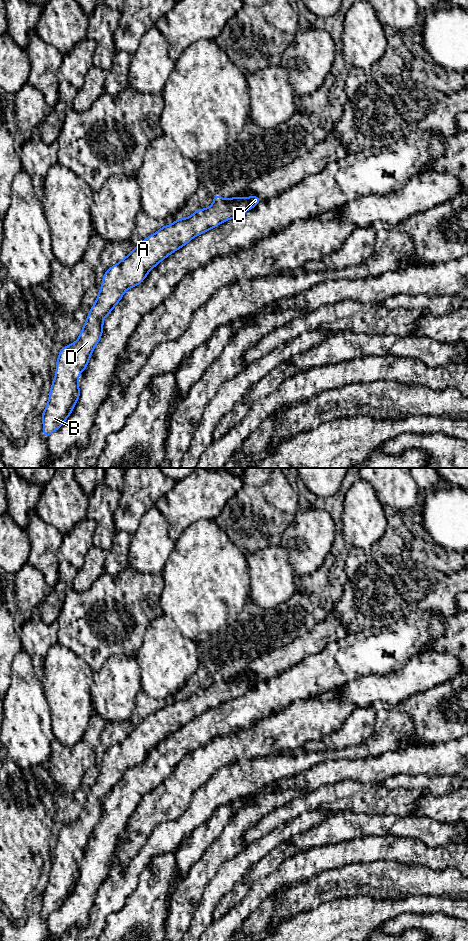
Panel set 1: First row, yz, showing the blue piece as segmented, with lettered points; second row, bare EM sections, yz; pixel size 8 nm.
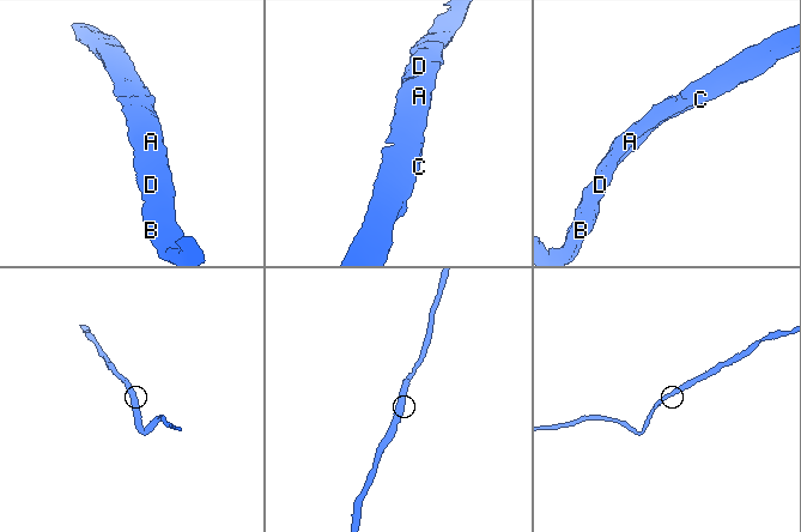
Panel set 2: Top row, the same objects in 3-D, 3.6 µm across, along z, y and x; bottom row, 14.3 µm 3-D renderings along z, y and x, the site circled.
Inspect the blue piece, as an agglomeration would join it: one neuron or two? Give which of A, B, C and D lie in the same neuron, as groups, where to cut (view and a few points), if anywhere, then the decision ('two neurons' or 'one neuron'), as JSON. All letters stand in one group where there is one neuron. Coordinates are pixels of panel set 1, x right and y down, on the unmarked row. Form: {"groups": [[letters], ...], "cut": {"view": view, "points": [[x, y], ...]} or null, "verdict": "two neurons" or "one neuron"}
{"groups": [["A", "B", "C", "D"]], "cut": null, "verdict": "one neuron"}

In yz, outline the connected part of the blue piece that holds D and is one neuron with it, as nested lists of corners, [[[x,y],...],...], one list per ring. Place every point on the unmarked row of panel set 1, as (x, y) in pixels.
[[[217,672],[213,679],[214,683],[209,688],[198,689],[185,699],[177,698],[172,705],[164,705],[105,752],[98,777],[78,820],[59,831],[55,859],[52,860],[47,886],[41,893],[45,920],[71,895],[80,877],[78,855],[87,848],[91,834],[99,823],[104,798],[119,783],[124,772],[143,762],[152,748],[195,716],[241,696],[263,681],[256,675],[248,678],[236,675],[224,680]]]

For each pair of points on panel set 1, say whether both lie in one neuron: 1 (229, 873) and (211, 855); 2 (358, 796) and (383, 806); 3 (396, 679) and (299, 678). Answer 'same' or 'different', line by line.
1: different
2: same
3: different

